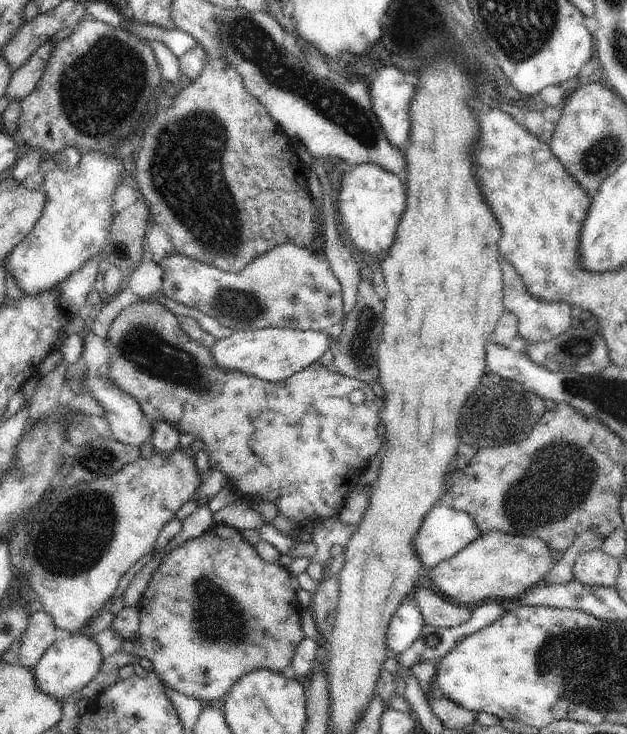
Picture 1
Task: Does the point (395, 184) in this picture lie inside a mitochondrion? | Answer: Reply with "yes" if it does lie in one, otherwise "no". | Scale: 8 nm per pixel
no

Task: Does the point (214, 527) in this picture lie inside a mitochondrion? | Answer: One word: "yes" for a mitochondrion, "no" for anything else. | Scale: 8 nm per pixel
no

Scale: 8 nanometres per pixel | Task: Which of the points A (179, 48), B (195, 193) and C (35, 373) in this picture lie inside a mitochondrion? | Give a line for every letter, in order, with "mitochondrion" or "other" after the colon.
A: other
B: mitochondrion
C: other

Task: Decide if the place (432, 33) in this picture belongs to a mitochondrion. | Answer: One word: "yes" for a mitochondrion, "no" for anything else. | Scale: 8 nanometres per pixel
no

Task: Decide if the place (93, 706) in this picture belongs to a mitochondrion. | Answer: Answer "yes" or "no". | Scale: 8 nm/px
no

